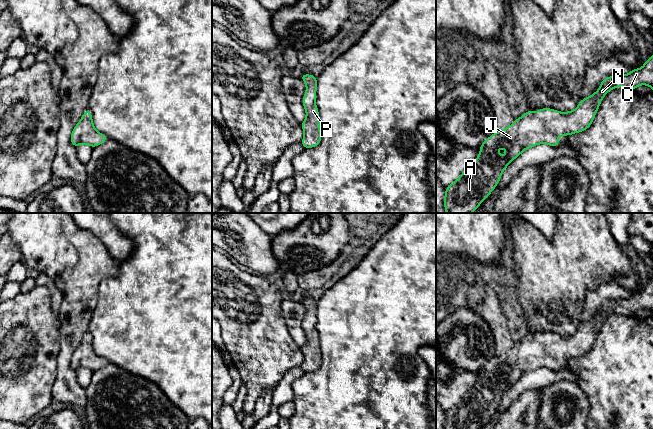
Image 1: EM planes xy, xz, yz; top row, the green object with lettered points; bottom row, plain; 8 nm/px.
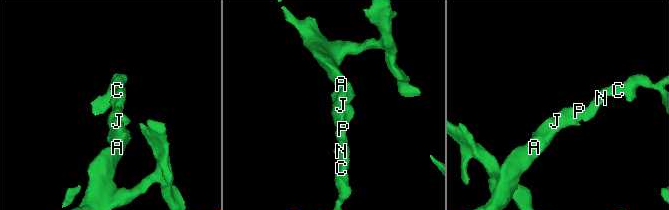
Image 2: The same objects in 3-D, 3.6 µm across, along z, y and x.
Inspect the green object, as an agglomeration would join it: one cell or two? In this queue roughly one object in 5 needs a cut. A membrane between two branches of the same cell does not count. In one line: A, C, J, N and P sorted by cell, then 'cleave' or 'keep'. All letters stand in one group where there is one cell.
A C J N P; keep

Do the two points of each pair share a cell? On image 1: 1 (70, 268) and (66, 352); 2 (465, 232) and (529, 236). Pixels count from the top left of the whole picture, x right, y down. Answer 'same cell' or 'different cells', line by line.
1: same cell
2: different cells

